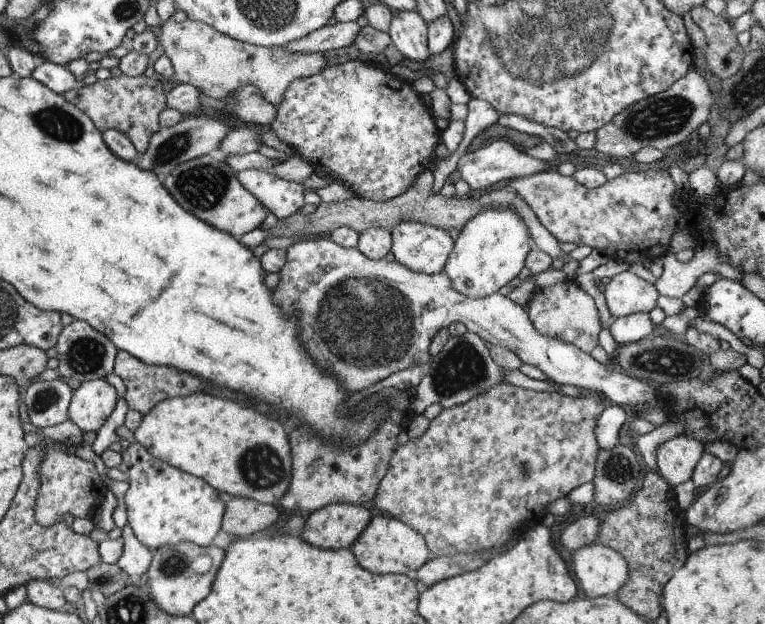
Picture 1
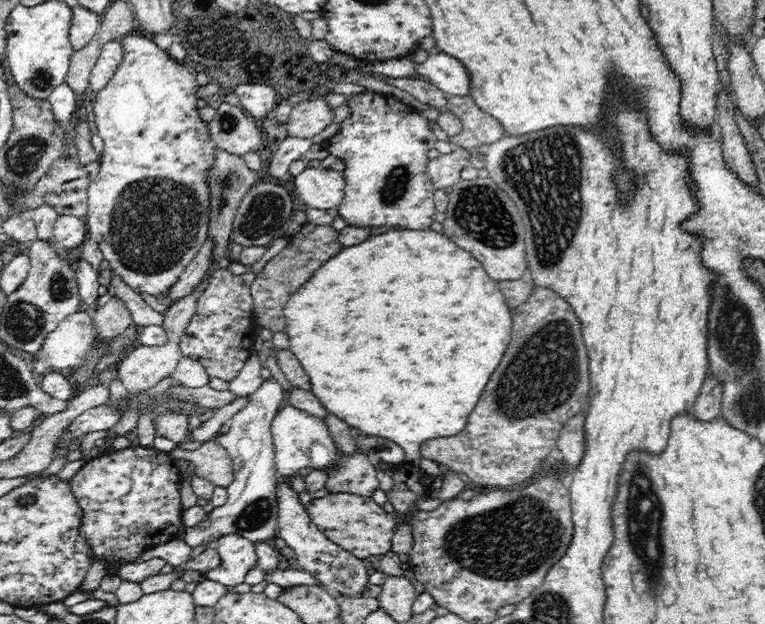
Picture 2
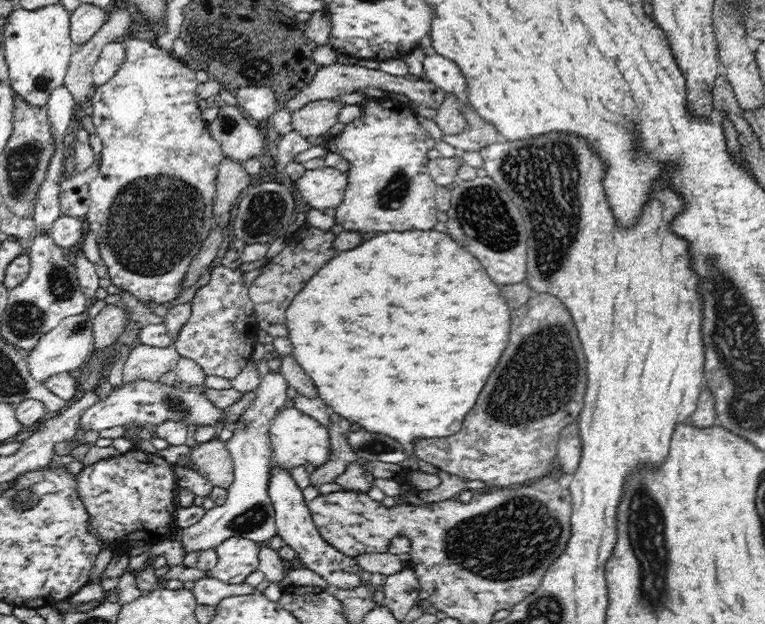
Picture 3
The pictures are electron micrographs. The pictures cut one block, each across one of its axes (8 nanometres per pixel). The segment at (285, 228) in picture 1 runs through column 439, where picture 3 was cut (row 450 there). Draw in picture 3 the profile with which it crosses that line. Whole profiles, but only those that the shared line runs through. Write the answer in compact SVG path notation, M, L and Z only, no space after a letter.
M220 439L199 442L194 452L190 452L191 464L196 464L213 487L229 490L234 481L233 461L226 445Z

